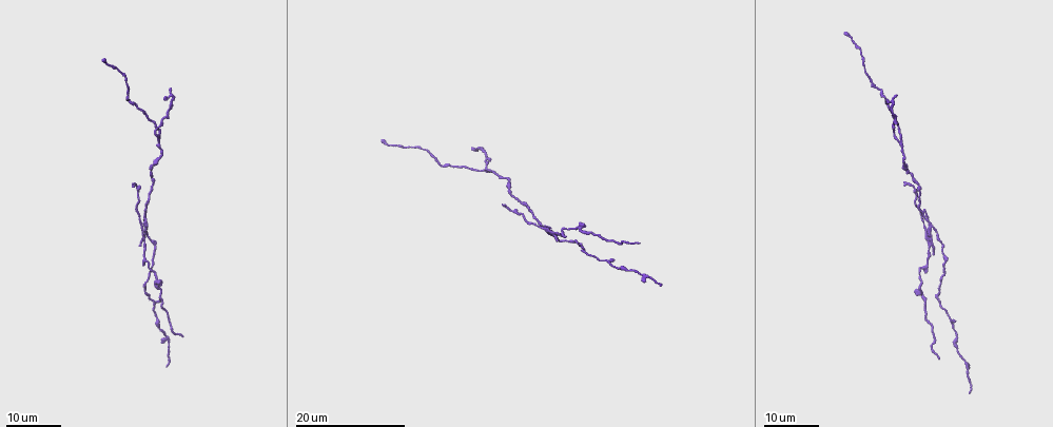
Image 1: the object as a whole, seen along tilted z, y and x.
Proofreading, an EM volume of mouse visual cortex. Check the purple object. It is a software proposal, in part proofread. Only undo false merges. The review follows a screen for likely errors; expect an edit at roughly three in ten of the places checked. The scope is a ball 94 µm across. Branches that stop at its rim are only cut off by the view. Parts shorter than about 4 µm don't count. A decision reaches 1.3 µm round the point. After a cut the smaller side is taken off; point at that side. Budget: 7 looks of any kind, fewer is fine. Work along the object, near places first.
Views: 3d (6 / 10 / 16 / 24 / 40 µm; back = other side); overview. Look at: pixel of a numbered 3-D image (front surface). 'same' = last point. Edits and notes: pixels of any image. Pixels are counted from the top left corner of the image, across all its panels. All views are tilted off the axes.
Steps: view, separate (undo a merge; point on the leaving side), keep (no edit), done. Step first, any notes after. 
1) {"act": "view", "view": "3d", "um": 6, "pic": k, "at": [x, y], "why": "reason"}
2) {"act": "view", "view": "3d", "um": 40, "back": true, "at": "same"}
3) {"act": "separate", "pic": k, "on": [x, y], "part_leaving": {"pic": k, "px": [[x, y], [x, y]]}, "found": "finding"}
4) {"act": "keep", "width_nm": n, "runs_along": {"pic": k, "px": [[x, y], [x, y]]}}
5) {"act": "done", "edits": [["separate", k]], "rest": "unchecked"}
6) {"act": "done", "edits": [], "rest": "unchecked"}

{"act": "view", "view": "3d", "um": 24, "pic": 1, "at": [933, 226], "why": "a fork"}

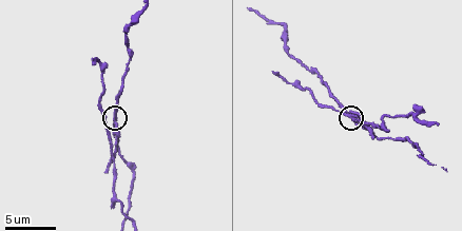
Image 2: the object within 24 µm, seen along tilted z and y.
{"act": "view", "view": "3d", "um": 10, "at": "same"}

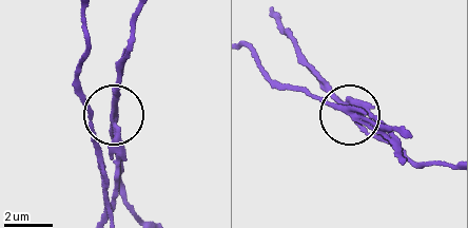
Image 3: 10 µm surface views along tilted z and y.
{"act": "separate", "pic": 3, "on": [117, 140], "part_leaving": {"pic": 3, "px": [[332, 99], [397, 132]]}, "found": "two neurons meet here"}

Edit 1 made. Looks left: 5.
{"act": "view", "view": "3d", "um": 16, "pic": 2, "at": [121, 93]}

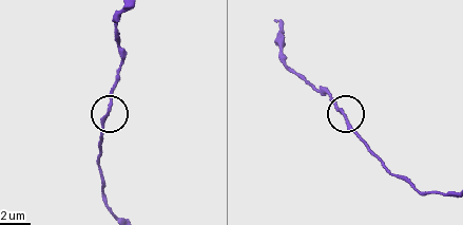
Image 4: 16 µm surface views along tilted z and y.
{"act": "keep", "width_nm": 210, "found": "continuous, no second neuron"}

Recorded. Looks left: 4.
{"act": "view", "view": "overview"}

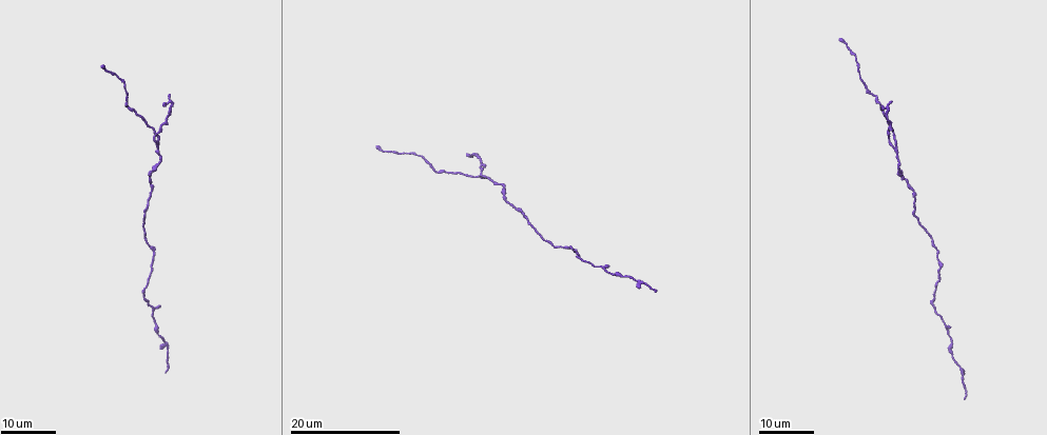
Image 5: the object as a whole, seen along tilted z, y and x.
{"act": "view", "view": "3d", "um": 16, "pic": 5, "at": [171, 105], "why": "sharp bend"}

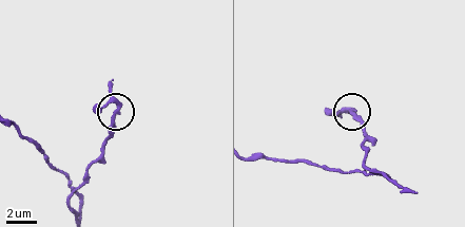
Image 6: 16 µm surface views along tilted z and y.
{"act": "view", "view": "3d", "um": 6, "pic": 6, "at": [350, 109]}

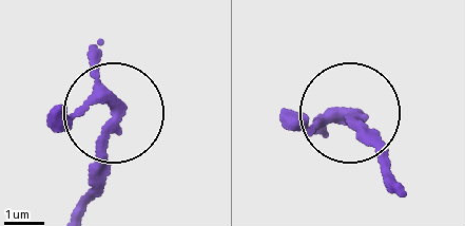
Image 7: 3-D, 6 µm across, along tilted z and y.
{"act": "keep", "runs_along": {"pic": 7, "px": [[389, 182], [371, 136], [349, 114]]}, "found": "one neuron here"}

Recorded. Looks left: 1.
{"act": "done", "edits": [["separate", 3]], "rest": "unchecked"}

